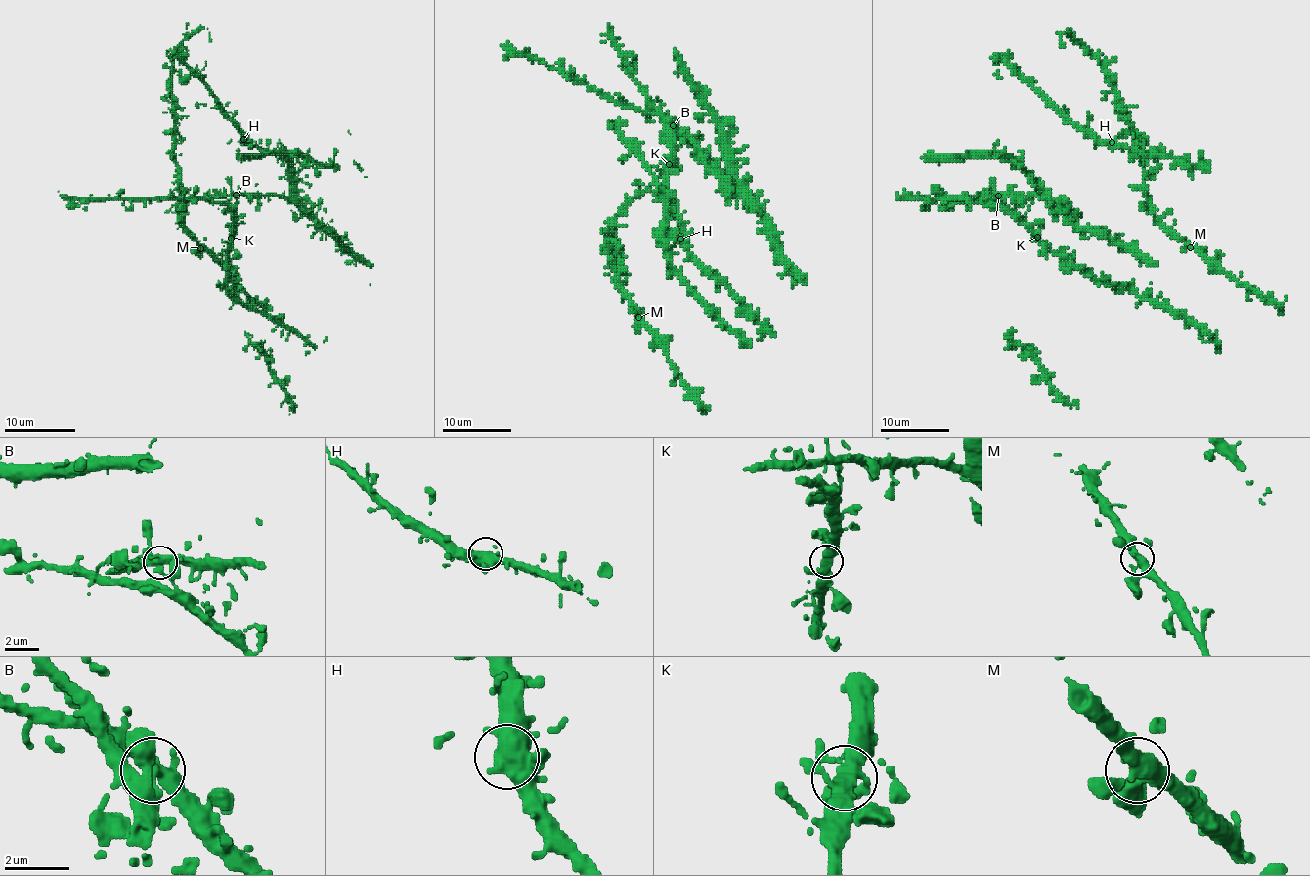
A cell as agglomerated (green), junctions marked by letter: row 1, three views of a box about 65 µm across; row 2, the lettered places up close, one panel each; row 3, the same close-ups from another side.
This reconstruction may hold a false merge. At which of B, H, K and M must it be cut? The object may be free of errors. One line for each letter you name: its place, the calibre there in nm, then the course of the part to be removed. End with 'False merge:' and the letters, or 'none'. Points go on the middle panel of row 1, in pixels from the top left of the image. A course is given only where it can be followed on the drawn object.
False merge: none

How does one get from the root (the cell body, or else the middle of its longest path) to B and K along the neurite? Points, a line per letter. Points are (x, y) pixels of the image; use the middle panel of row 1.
B: (663, 235), (667, 211), (665, 169), (674, 126)
K: (663, 235), (667, 211), (665, 169), (669, 164)

